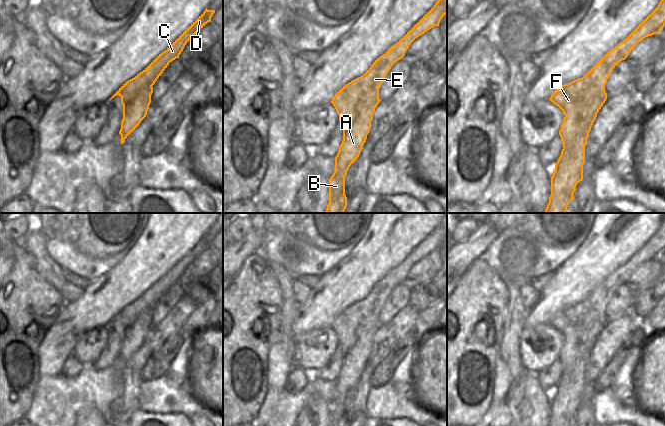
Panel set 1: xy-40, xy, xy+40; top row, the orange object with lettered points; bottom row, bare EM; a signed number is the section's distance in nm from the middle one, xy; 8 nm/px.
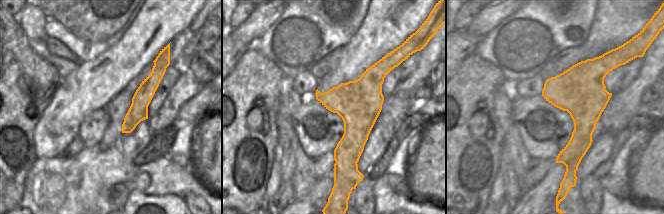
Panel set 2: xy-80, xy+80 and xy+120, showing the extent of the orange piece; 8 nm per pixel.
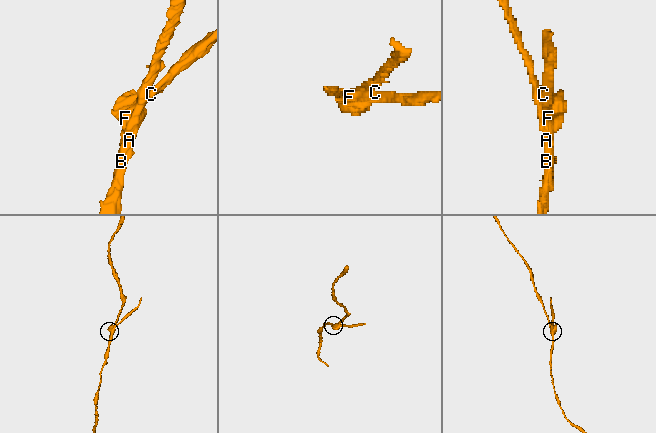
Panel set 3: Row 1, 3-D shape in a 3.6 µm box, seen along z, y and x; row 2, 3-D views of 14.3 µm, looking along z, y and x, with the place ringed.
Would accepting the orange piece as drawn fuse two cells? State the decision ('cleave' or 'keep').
cleave

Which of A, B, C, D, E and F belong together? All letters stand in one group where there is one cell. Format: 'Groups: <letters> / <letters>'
Groups: A B / C D E F

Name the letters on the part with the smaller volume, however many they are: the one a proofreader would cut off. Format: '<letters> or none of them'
C, D, E, F

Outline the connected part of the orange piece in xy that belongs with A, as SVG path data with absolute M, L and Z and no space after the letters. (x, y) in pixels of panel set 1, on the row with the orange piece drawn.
M360 102L342 140L343 149L335 157L335 171L329 179L329 203L325 213L344 213L347 207L345 177L349 167L359 157L367 135L375 107L370 102Z

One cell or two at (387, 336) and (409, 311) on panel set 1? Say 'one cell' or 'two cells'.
one cell

